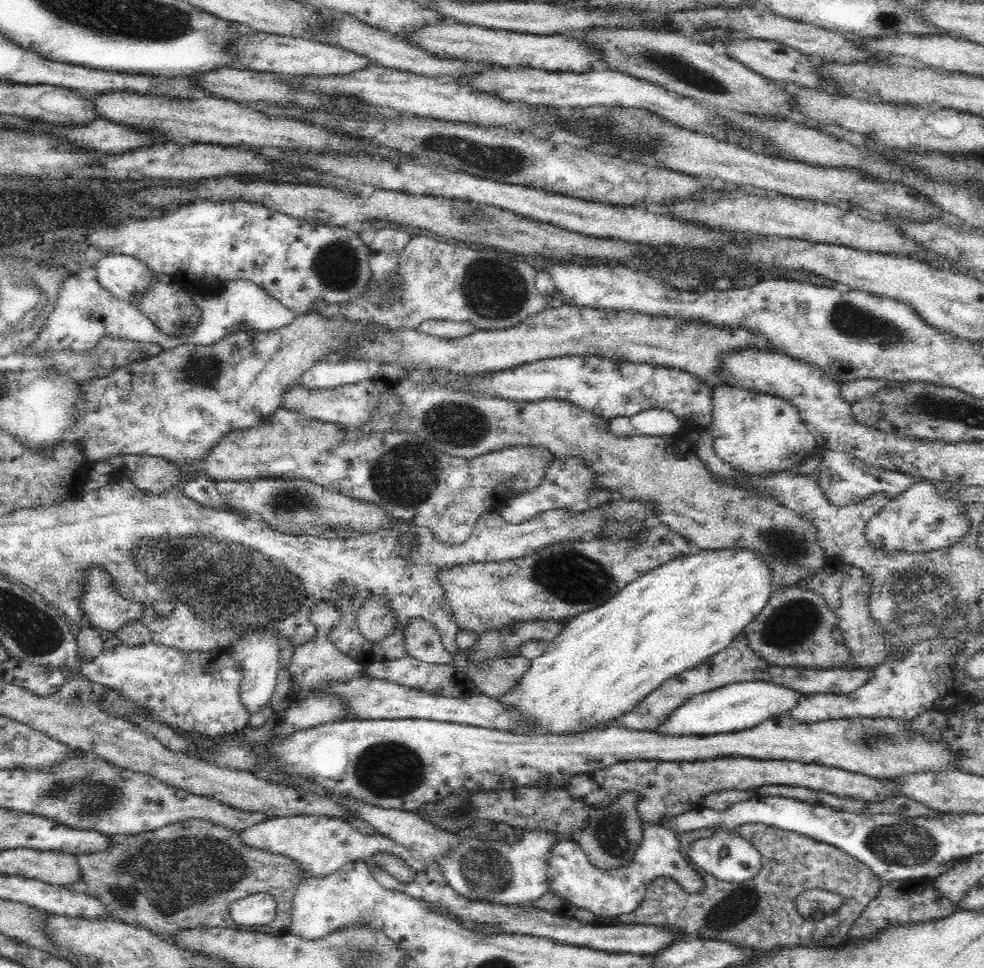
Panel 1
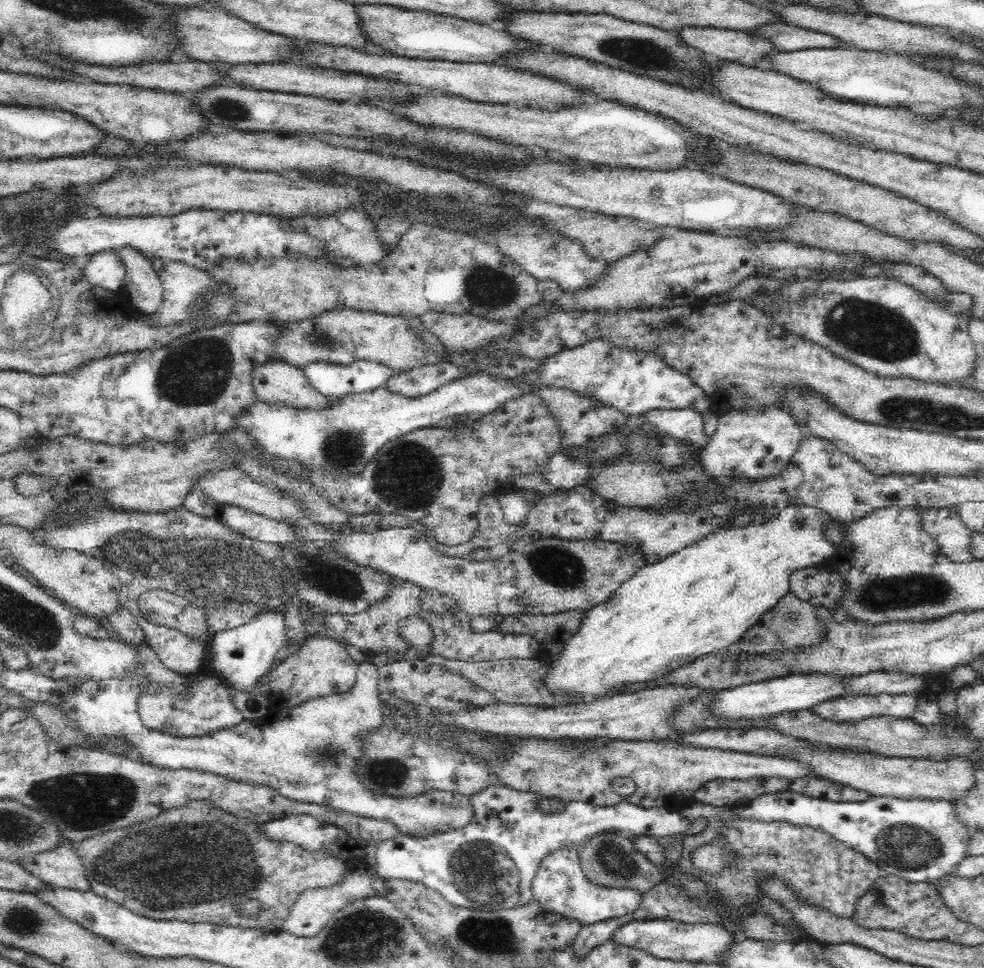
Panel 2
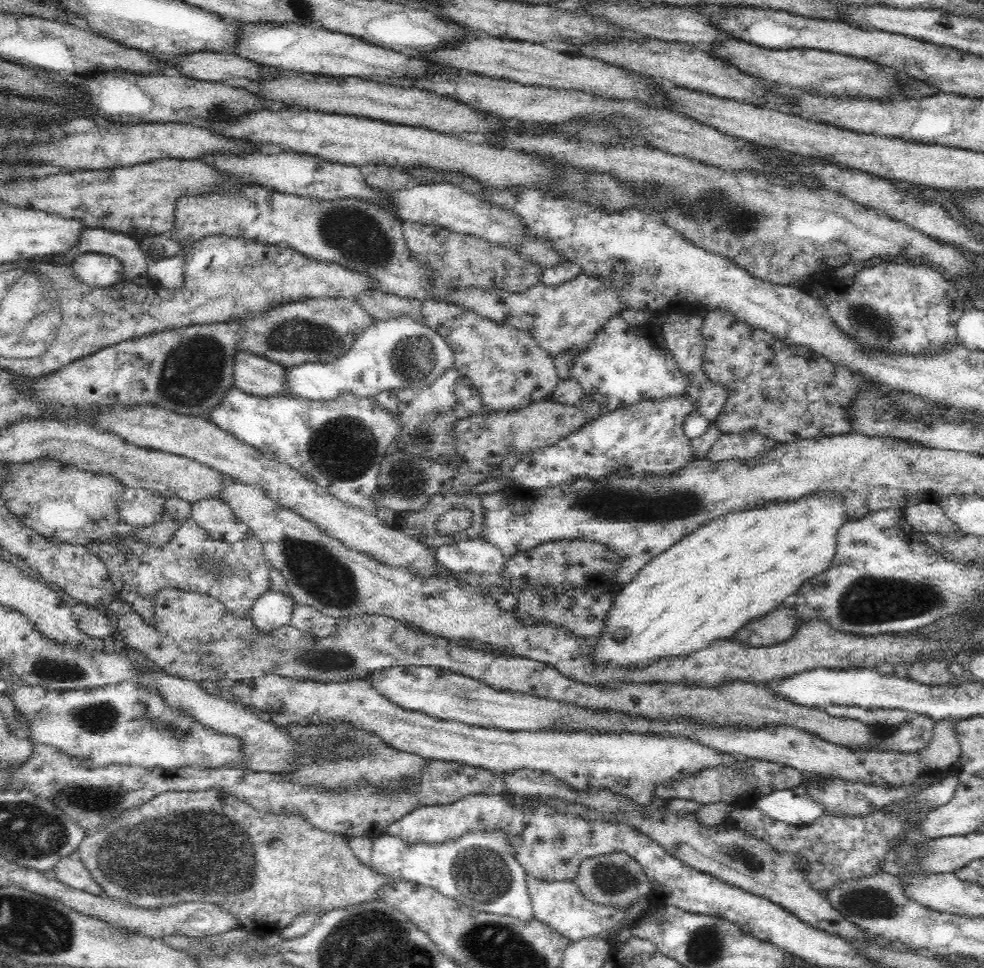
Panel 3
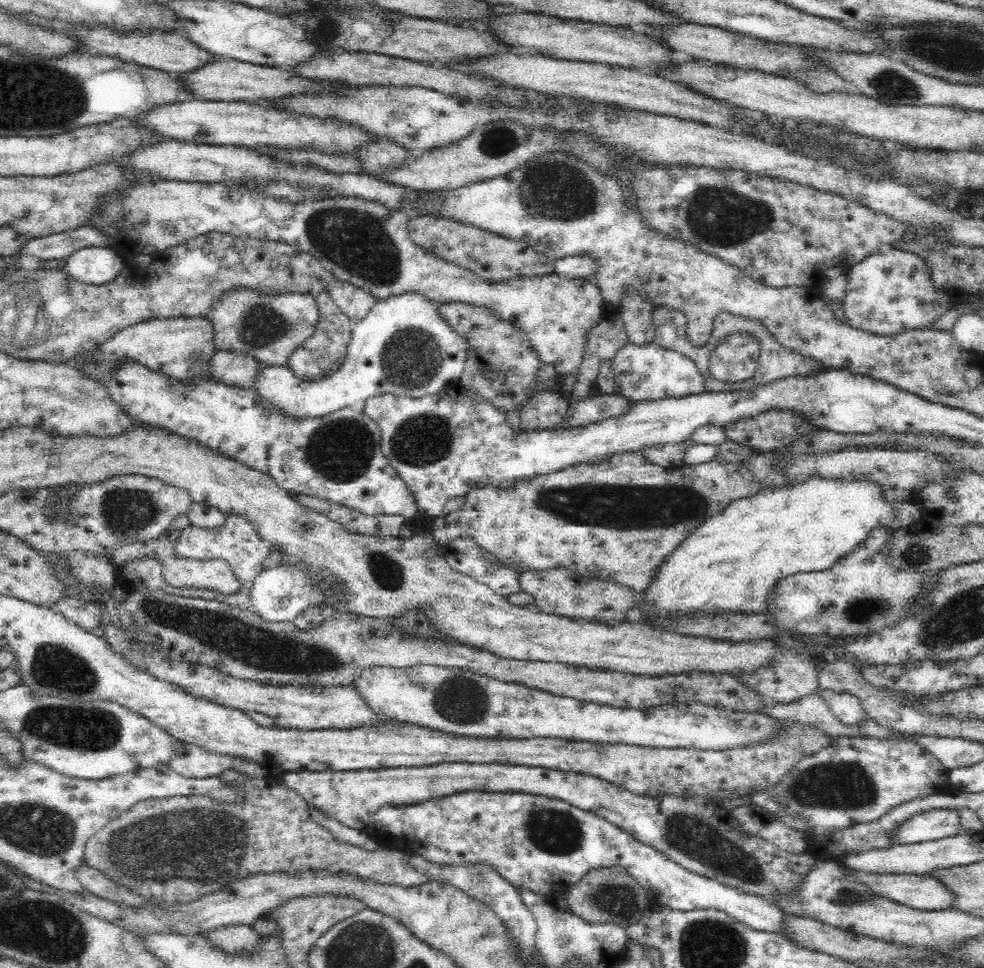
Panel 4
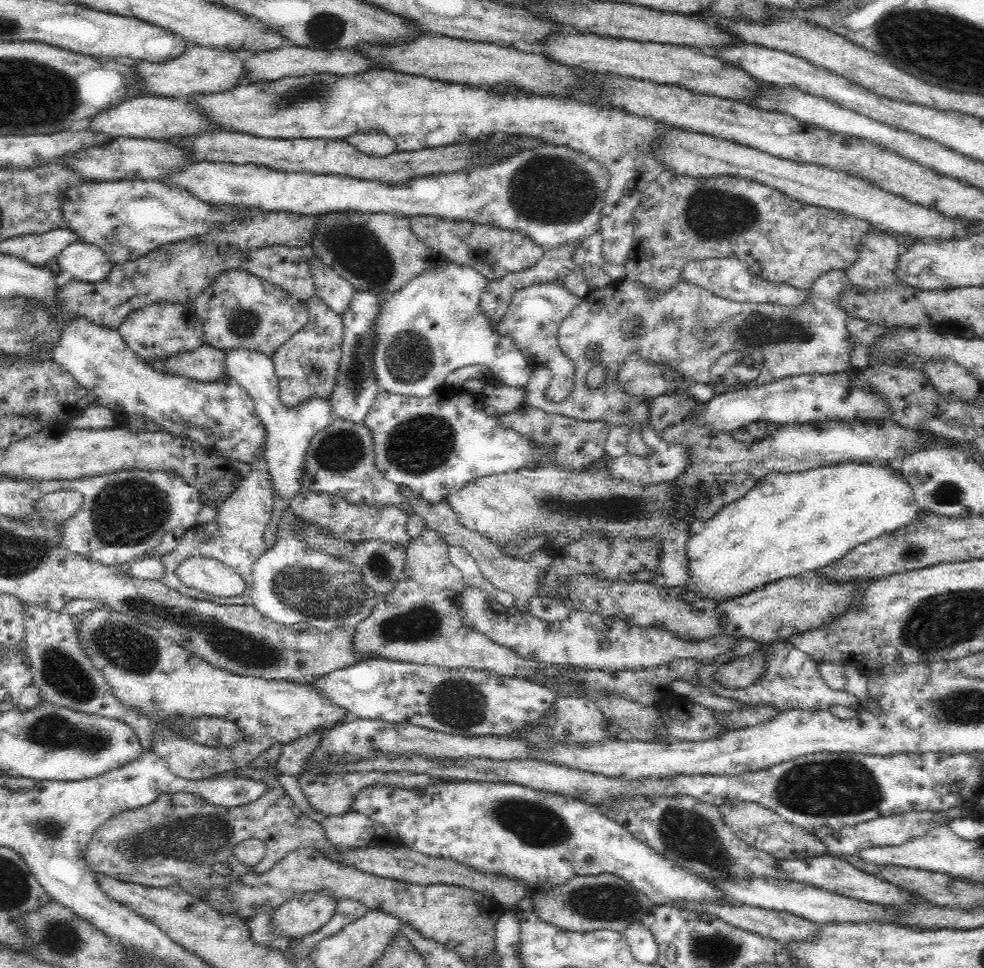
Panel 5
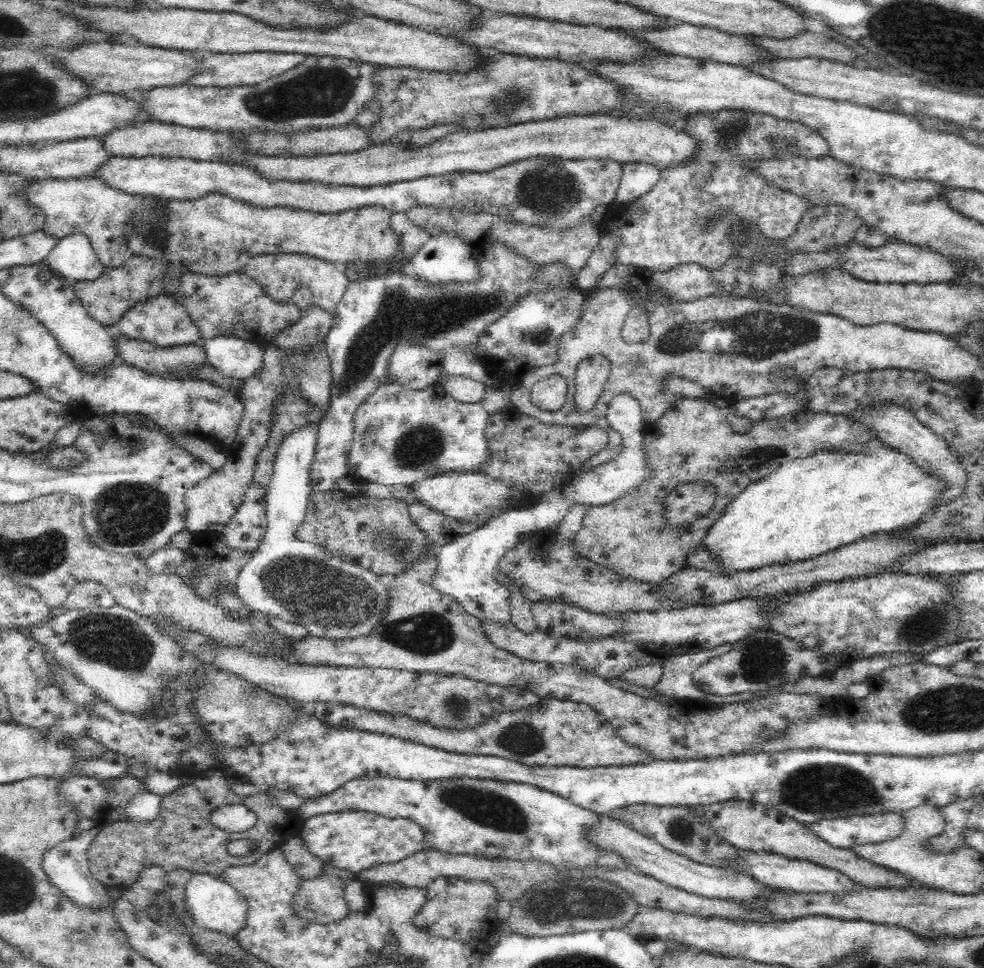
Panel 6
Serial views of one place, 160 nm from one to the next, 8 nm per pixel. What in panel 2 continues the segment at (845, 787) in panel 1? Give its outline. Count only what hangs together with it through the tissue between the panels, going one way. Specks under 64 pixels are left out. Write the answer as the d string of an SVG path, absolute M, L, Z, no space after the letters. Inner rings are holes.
M518 737L516 738L508 738L513 739L514 742L514 752L508 752L505 755L499 756L499 761L497 762L497 768L496 771L493 773L498 776L498 778L506 784L506 786L516 789L517 791L524 791L524 792L532 792L534 794L537 794L538 796L542 796L544 798L548 797L557 797L561 798L562 800L565 800L567 803L568 801L580 801L588 804L592 804L594 806L601 806L601 807L609 807L614 806L615 804L620 804L623 801L628 801L628 803L636 805L638 807L642 808L668 808L673 810L680 810L684 809L685 807L688 807L692 805L695 800L695 794L702 788L707 782L710 782L711 780L716 779L724 779L724 780L750 780L755 778L780 778L780 779L786 779L789 781L793 781L796 779L803 779L804 777L812 777L814 779L824 779L821 778L821 776L817 776L815 772L803 762L798 762L797 760L792 760L790 758L787 758L786 756L760 756L760 755L753 755L748 753L740 753L740 752L732 752L732 751L726 751L722 752L720 750L708 750L704 748L691 748L690 746L680 746L680 748L676 747L675 742L671 742L670 739L664 739L662 741L654 741L654 742L648 742L648 741L623 741L619 740L620 742L614 742L614 744L610 744L610 746L606 746L606 748L602 748L602 750L593 750L593 748L571 748L571 746L568 746L568 748L565 748L565 746L561 746L561 744L557 744L556 741L548 741L548 739L538 739L534 737ZM615 778L631 778L632 782L635 784L635 791L630 794L629 796L620 796L617 793L614 793L614 790L612 789L612 781Z

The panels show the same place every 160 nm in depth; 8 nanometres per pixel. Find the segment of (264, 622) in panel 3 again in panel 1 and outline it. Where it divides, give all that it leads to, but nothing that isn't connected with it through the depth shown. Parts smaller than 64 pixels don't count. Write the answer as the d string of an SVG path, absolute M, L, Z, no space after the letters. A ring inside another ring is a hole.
M256 631L248 633L243 639L234 639L226 651L231 652L234 658L237 658L243 666L242 680L239 686L239 693L242 704L246 707L248 714L254 714L270 707L272 693L276 688L276 679L280 664L278 663L278 652L281 648L280 642L270 631Z

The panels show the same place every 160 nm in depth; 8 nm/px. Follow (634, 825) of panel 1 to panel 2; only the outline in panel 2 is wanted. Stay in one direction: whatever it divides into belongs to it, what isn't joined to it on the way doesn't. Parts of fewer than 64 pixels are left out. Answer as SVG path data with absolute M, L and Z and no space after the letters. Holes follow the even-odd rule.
M617 830L598 832L576 849L584 874L594 884L602 884L606 888L635 888L644 893L662 880L662 870L635 847L632 837Z

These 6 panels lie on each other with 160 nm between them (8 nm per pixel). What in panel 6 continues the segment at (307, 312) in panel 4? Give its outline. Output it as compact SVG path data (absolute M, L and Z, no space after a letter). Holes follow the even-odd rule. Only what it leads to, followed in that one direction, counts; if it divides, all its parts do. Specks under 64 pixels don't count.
M187 269L180 284L176 285L178 280L177 276L166 278L163 294L172 294L184 305L199 328L202 339L208 340L217 336L236 337L263 343L268 347L273 344L275 335L296 324L303 315L303 310L292 300L279 302L268 296L242 269L223 276L200 275Z

